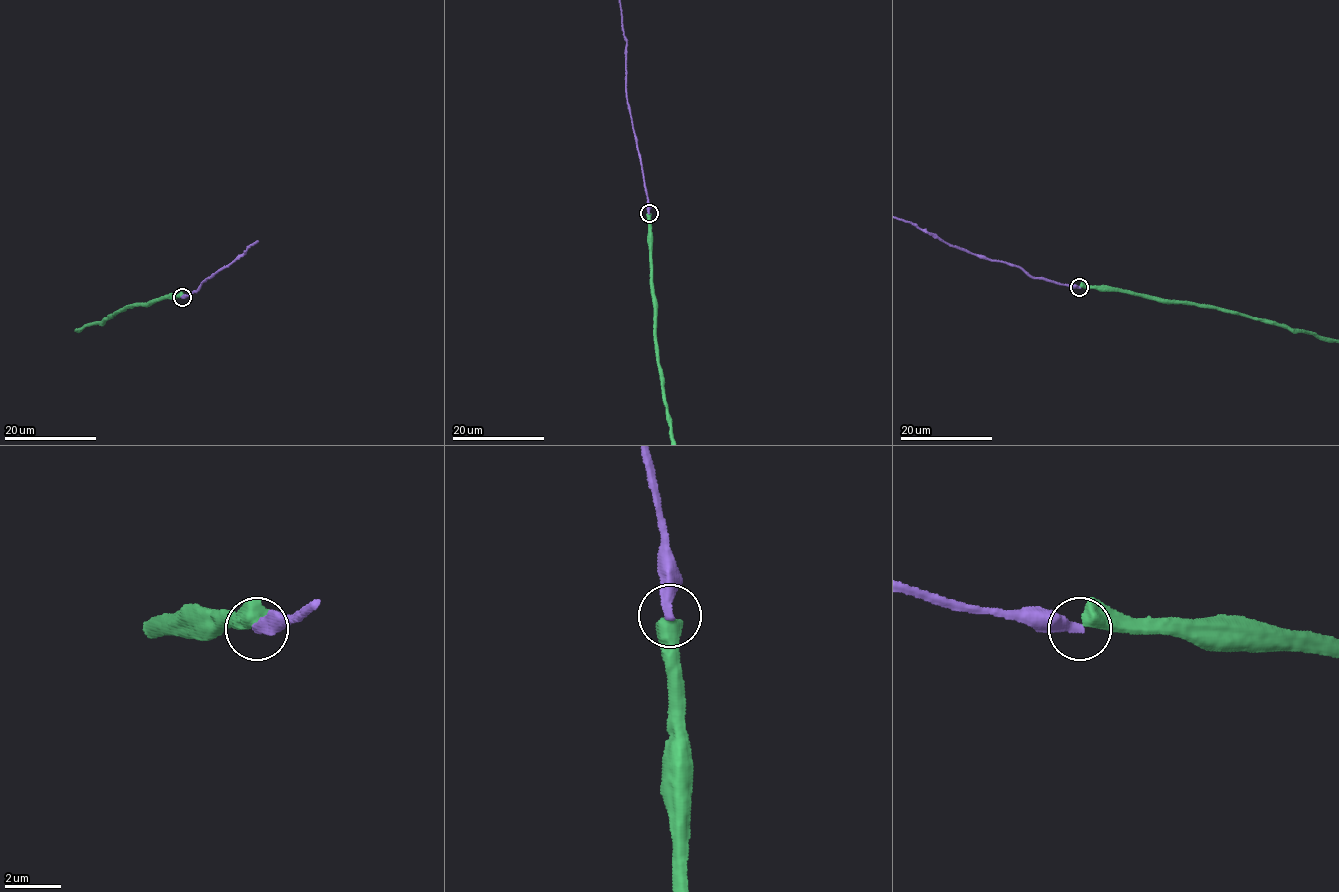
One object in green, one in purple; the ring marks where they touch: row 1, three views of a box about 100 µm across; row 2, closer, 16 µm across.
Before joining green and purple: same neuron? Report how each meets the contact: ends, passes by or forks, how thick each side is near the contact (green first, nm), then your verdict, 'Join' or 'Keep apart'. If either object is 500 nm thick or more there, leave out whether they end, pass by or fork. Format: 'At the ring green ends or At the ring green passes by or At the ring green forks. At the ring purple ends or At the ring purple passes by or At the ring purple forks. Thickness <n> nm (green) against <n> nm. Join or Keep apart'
Thickness 650 nm (green) against 400 nm. Keep apart

